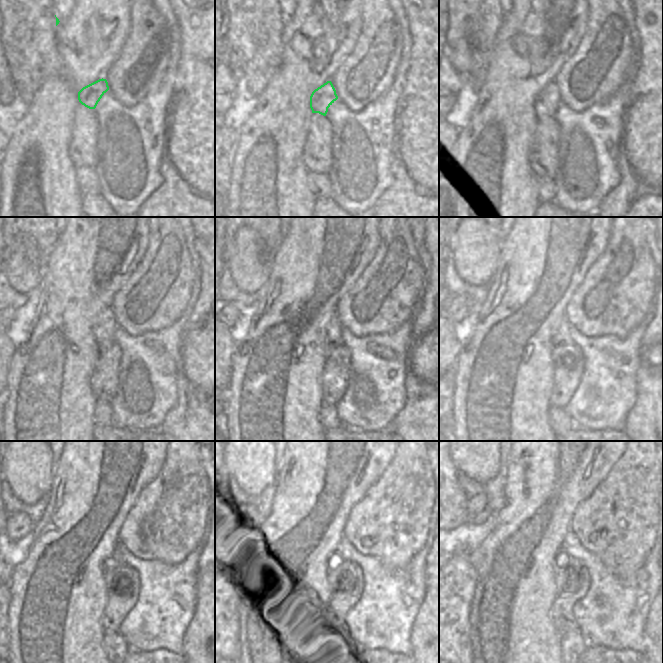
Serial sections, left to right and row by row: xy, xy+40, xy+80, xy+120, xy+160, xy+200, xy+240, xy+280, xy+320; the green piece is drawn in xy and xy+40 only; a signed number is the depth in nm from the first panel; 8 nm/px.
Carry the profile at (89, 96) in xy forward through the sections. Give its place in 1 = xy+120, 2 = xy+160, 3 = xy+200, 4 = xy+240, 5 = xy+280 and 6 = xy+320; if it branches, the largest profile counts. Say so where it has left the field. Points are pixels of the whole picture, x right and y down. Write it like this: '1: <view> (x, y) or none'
1: xy+120 (104, 327)
2: xy+160 (334, 327)
3: xy+200 (562, 337)
4: xy+240 (115, 559)
5: xy+280 (336, 563)
6: xy+320 (567, 575)

